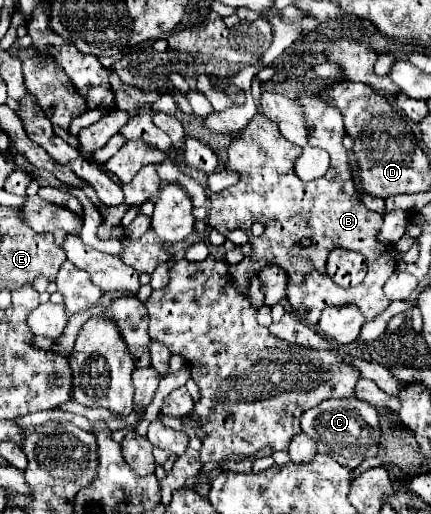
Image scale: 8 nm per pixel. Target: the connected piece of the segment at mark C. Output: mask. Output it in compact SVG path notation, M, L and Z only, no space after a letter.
M357 397L325 399L317 407L307 409L301 415L301 431L317 443L317 453L329 455L341 465L347 465L351 469L359 467L365 459L377 455L379 437L381 437L377 409Z

